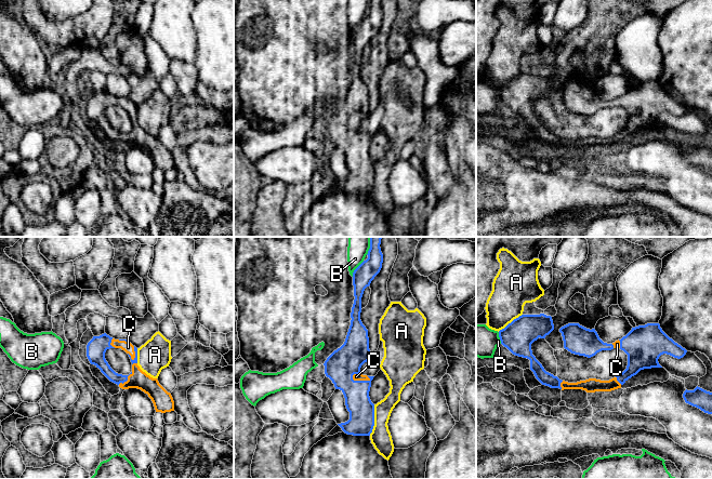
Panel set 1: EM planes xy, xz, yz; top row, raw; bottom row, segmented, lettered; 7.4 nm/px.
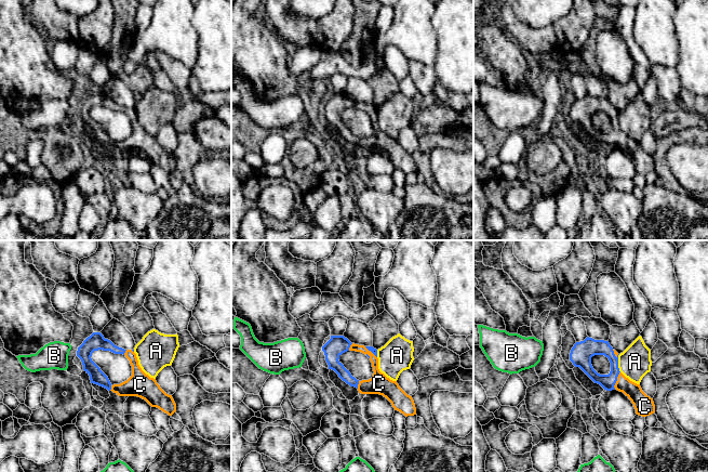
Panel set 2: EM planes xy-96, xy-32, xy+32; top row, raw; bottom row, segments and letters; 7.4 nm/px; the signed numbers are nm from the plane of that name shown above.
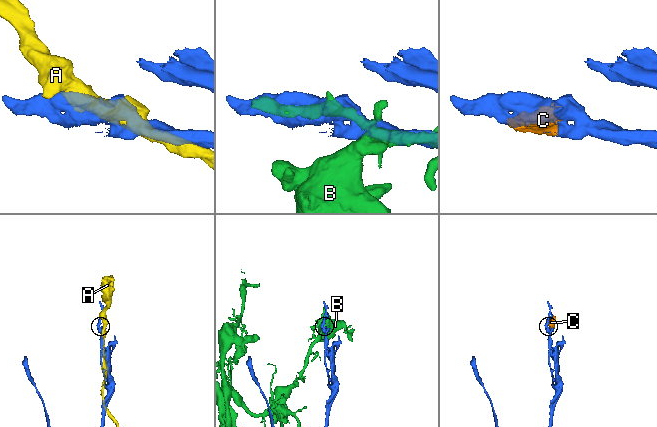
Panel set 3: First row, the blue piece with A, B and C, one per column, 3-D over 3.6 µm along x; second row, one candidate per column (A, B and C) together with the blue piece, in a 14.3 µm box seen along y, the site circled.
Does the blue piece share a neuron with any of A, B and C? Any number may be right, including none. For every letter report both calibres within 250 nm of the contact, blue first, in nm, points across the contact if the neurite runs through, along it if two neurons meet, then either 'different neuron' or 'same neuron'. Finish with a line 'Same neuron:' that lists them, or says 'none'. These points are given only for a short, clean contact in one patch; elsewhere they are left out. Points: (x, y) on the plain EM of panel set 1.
A: calibres 190 and 150 nm; different neuron
B: calibres 150 and 140 nm; different neuron
C: calibres 240 and 50 nm; same neuron
Same neuron: C

